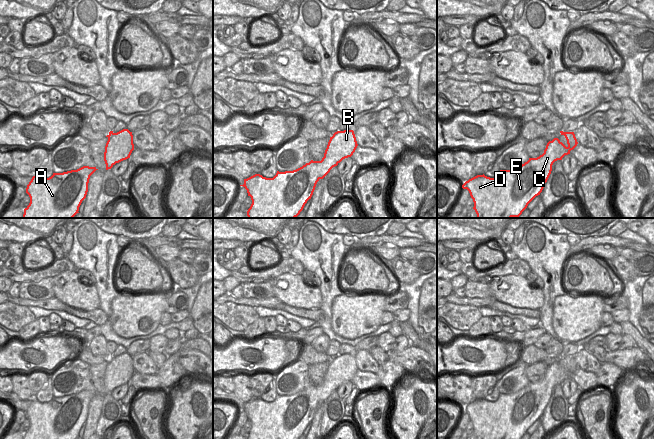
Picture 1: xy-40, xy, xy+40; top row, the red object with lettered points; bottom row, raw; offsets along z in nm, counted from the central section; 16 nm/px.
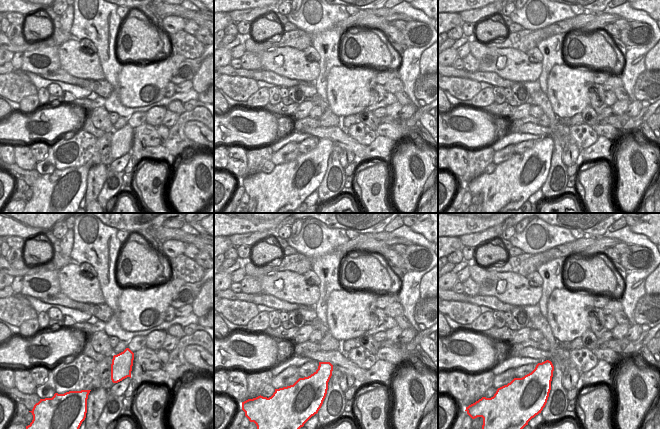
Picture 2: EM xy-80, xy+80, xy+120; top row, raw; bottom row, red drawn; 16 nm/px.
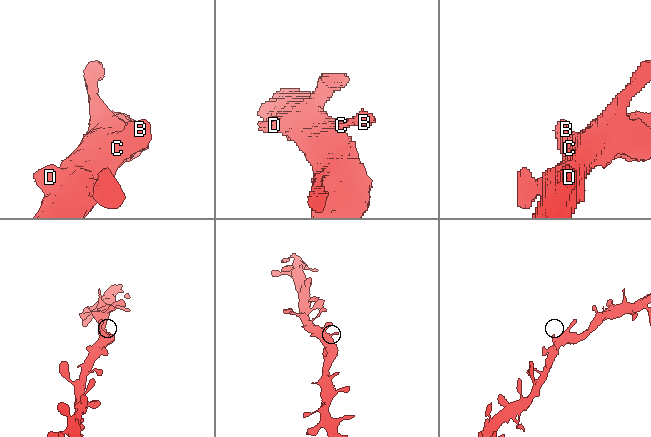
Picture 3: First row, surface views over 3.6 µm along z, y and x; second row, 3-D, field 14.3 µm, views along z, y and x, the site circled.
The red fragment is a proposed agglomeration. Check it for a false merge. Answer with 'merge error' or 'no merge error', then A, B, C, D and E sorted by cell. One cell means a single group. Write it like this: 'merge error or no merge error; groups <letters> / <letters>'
no merge error; groups A B C D E

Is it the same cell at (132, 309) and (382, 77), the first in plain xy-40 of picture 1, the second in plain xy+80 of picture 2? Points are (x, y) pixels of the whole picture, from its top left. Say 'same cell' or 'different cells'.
different cells

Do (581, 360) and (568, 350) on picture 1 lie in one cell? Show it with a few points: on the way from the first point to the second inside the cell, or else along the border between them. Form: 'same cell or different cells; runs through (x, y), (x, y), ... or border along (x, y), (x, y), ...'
different cells; border along (580, 348), (573, 355)

